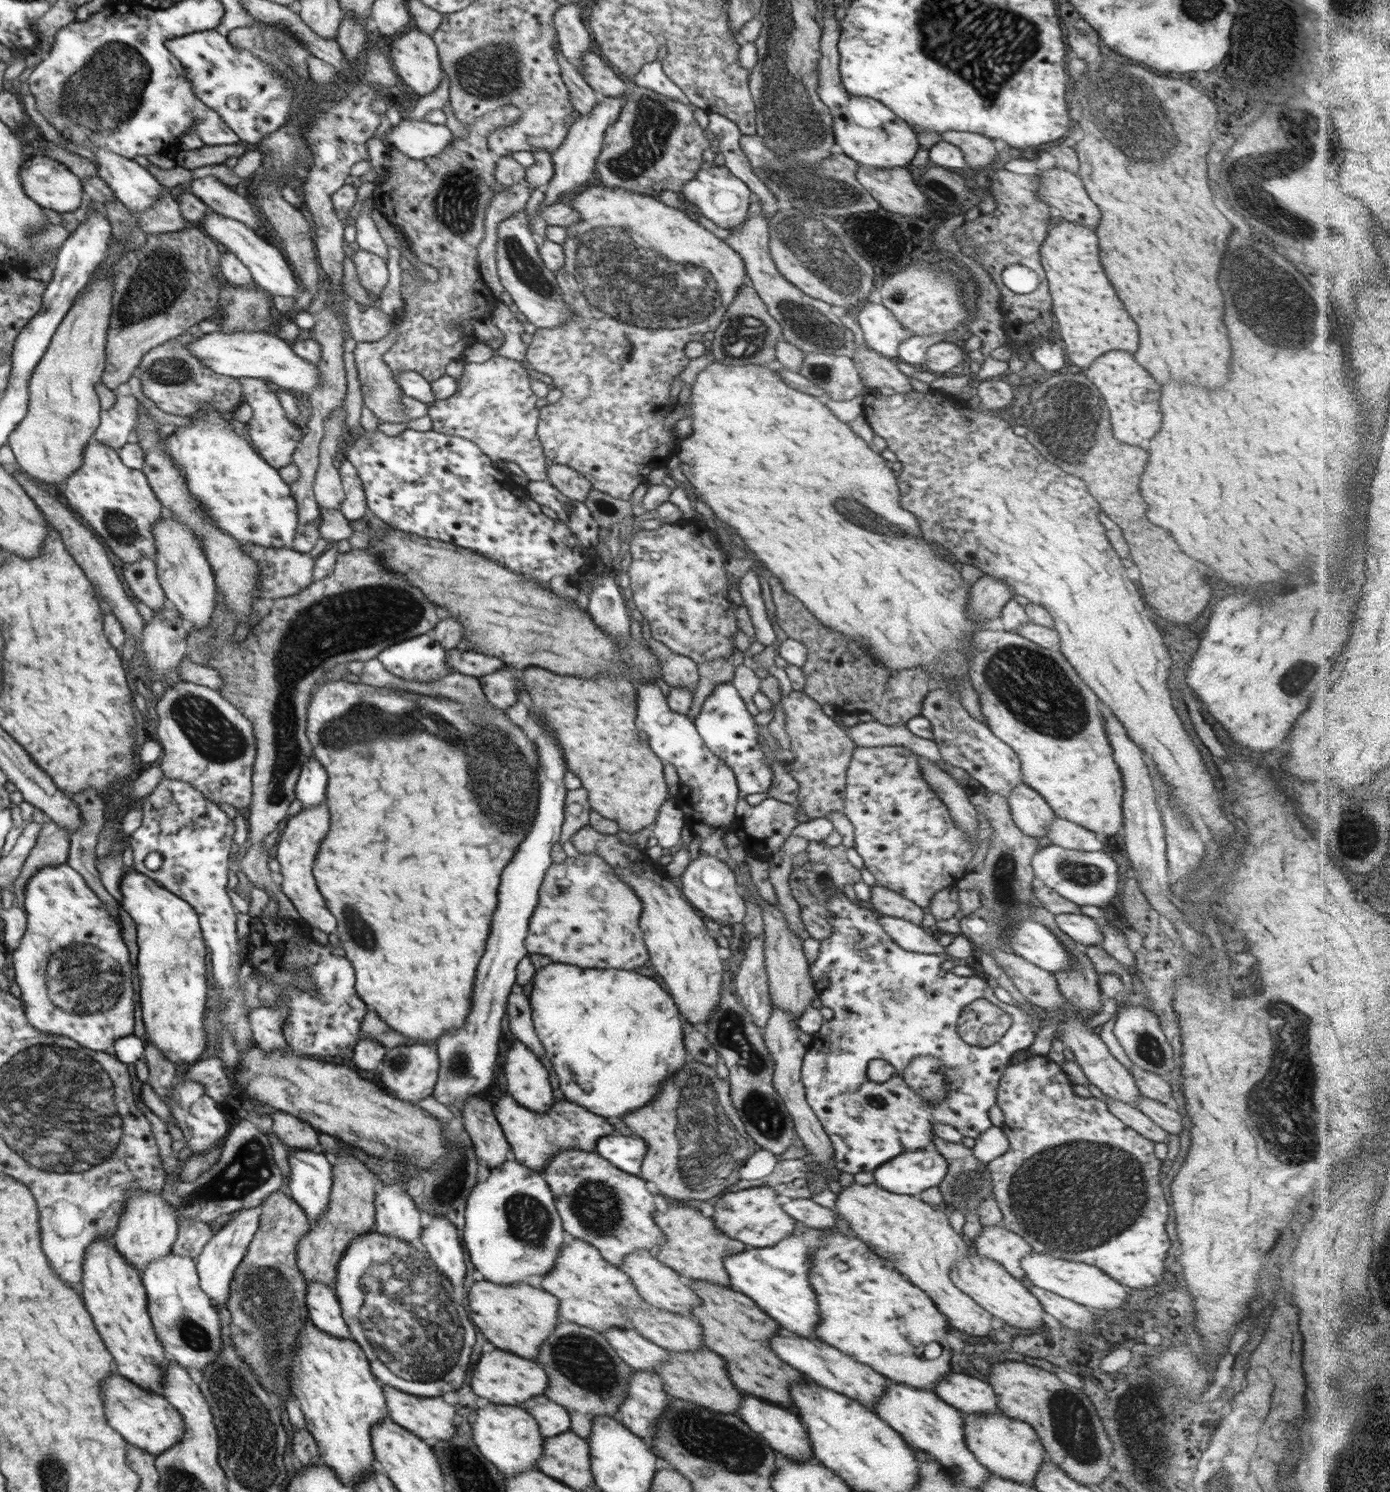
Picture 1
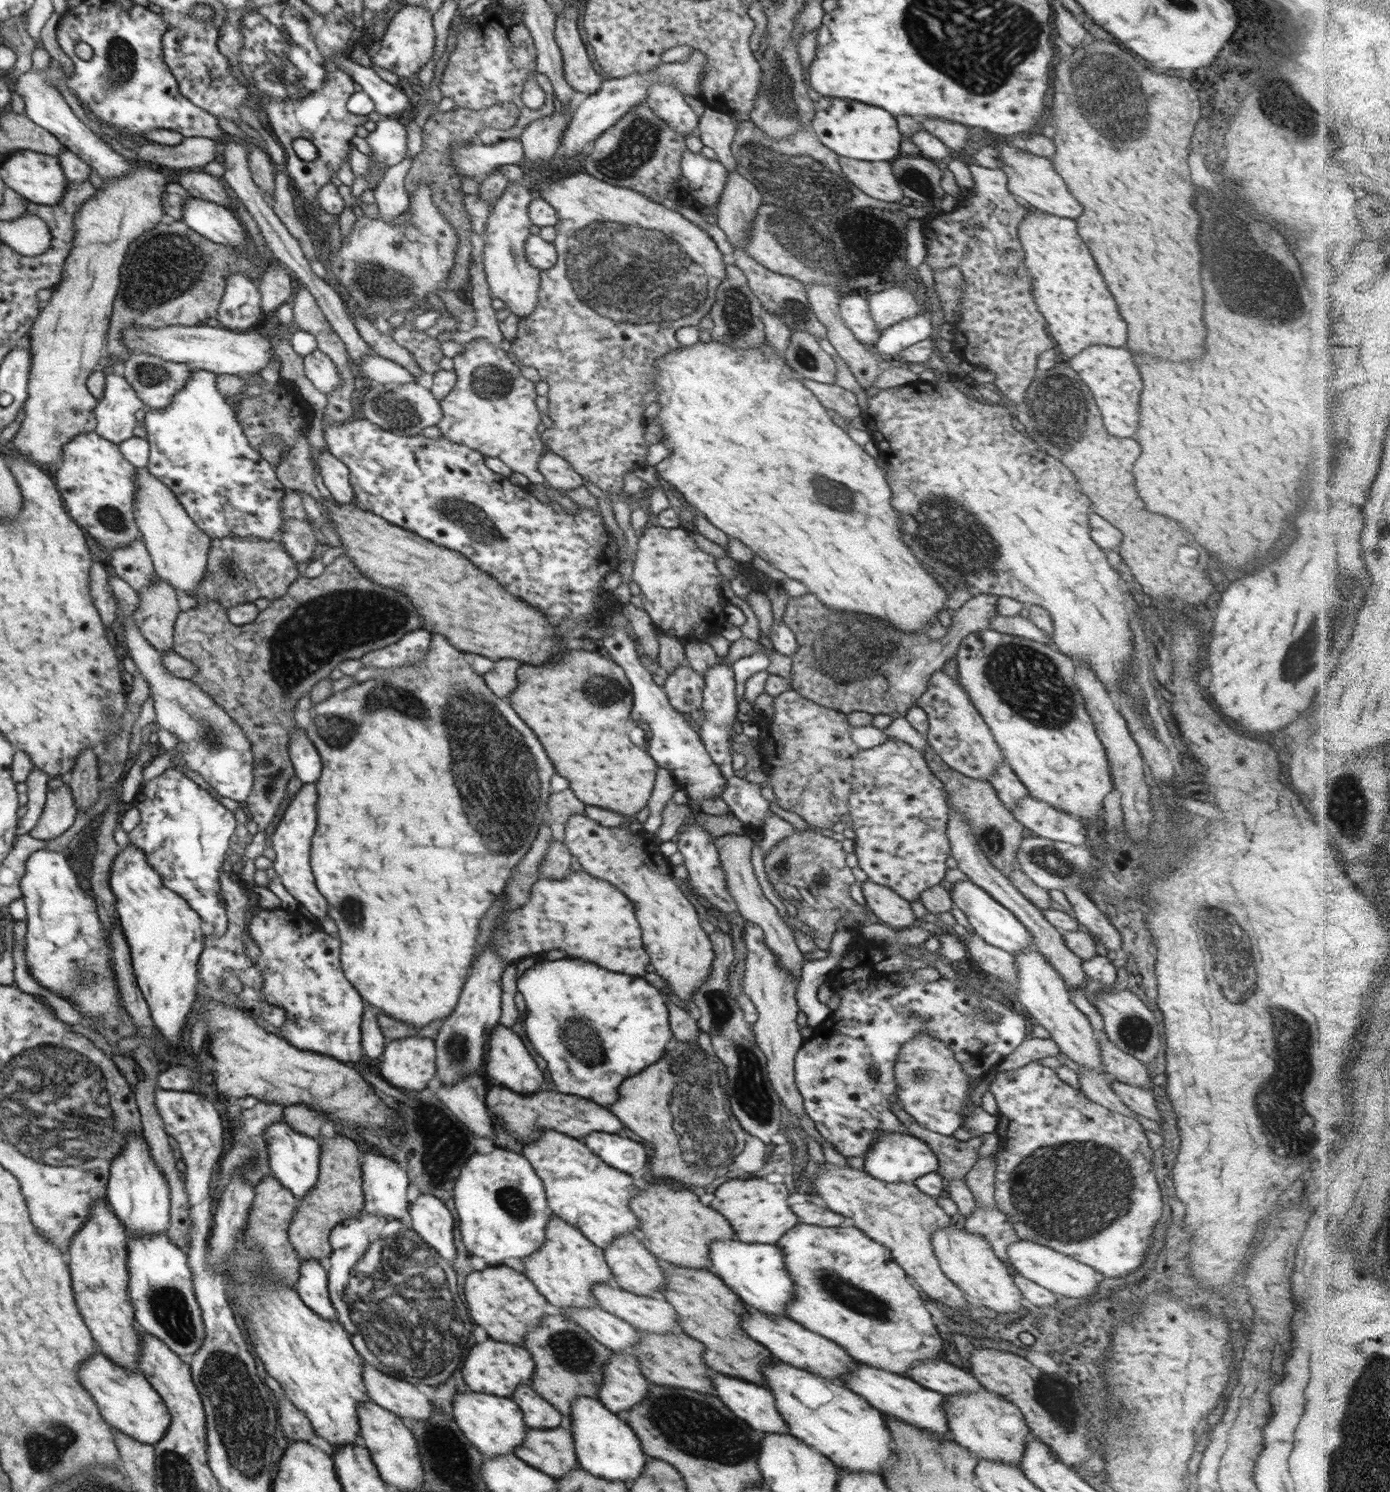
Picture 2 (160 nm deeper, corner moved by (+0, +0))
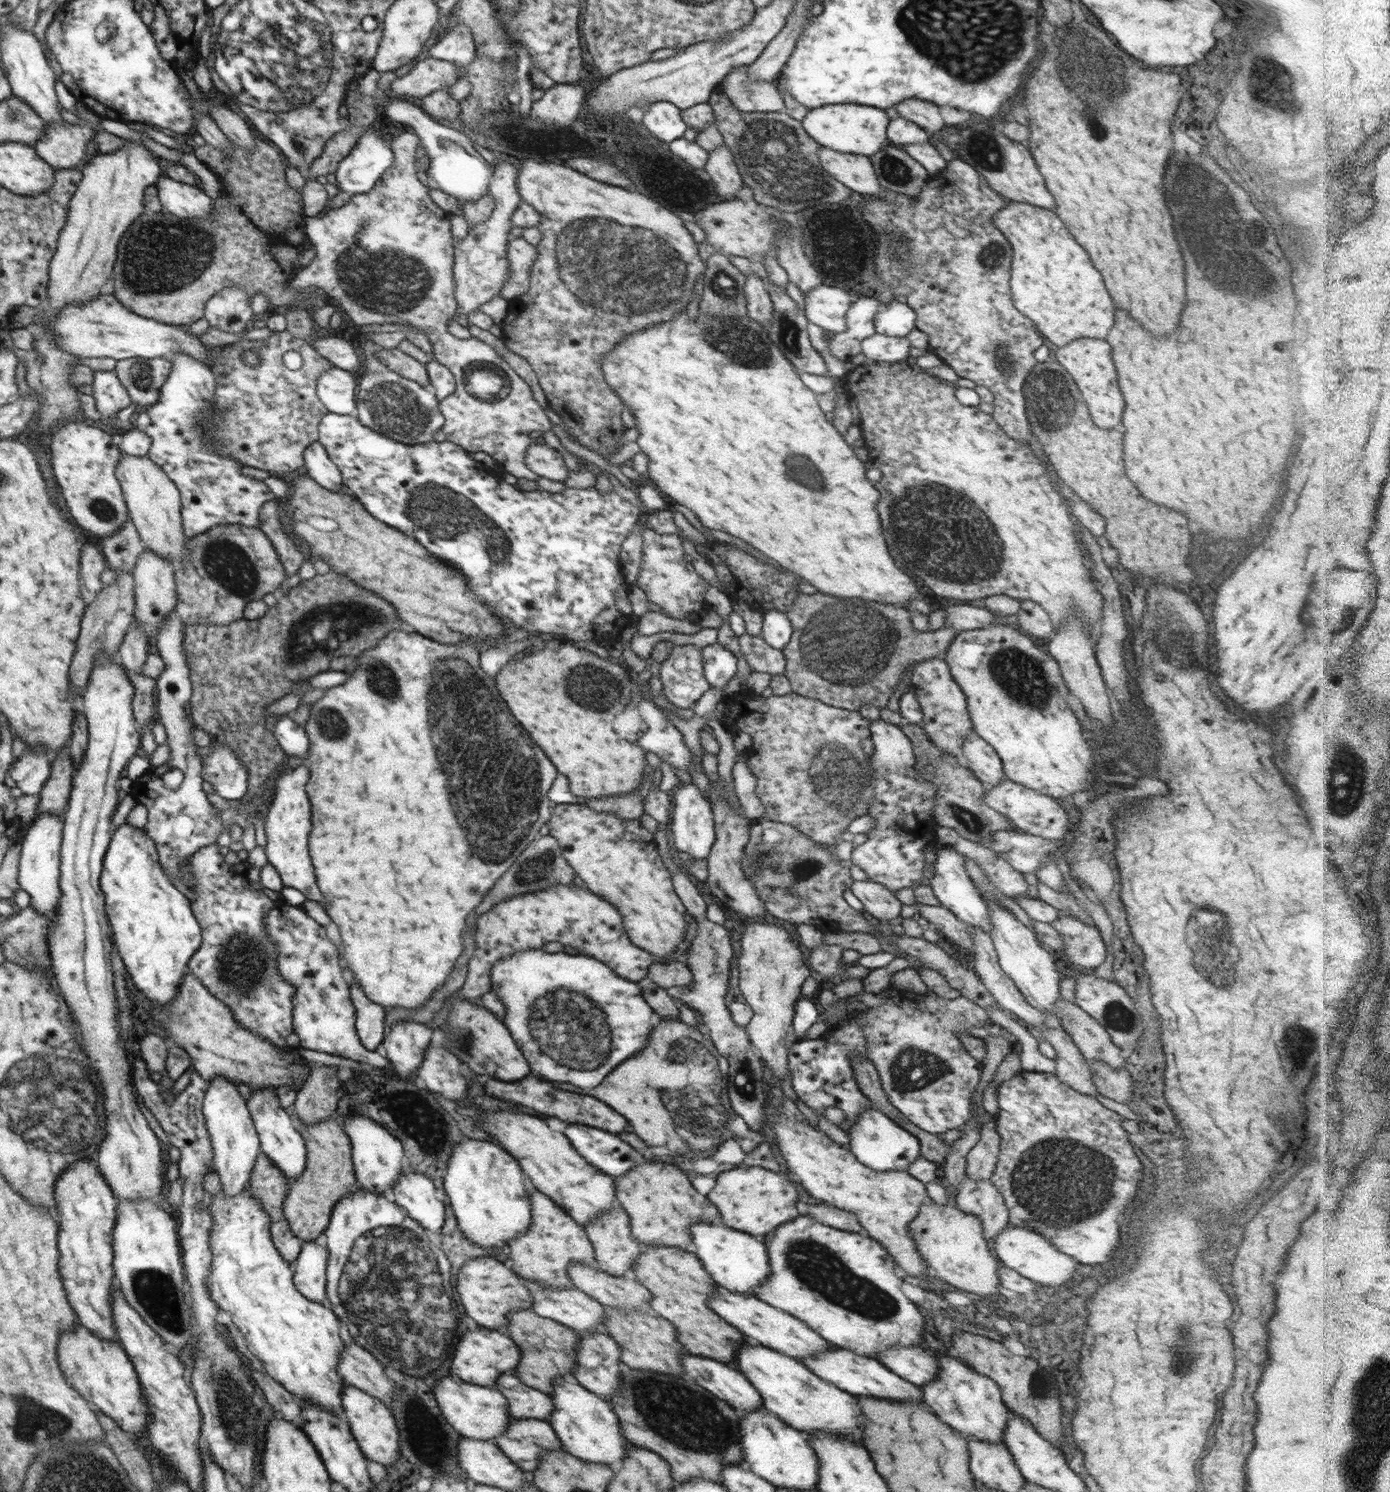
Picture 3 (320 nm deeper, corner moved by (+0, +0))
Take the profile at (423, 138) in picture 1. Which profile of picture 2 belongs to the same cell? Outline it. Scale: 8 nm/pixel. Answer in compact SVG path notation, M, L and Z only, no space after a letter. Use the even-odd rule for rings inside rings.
M384 117L371 124L365 140L372 148L372 155L369 156L369 171L365 177L356 176L351 184L351 192L357 197L369 189L370 179L377 174L377 168L394 166L407 157L407 127L398 117Z

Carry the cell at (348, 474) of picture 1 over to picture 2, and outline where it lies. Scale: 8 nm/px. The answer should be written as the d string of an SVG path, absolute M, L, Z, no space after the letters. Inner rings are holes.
M325 450L315 453L315 467L334 501L341 505L352 502L355 492L349 481L350 470L343 462Z

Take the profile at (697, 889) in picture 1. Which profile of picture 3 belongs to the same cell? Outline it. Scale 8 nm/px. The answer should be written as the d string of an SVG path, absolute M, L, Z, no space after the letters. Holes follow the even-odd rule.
M681 782L671 792L674 805L672 807L670 830L672 830L672 838L674 838L674 848L678 853L688 852L694 861L708 860L716 838L711 804L700 794L700 790L693 782Z

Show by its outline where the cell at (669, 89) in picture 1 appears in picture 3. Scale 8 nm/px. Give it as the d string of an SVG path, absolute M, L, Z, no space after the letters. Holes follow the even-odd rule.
M666 101L649 104L641 124L661 142L671 143L683 136L687 124L680 116L680 108Z

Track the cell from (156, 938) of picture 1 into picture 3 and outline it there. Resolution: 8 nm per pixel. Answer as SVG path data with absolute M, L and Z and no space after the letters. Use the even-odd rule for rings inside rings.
M126 822L112 831L104 855L99 885L105 896L105 913L109 920L113 944L124 963L135 987L145 994L152 1006L162 1008L170 1004L181 986L182 977L188 973L187 964L201 945L201 928L191 909L191 901L166 875L158 860L155 842L141 828Z

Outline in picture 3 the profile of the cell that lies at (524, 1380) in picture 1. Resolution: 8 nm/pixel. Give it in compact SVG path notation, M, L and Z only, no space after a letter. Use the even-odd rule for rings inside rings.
M478 1326L475 1330L467 1329L458 1340L450 1372L459 1376L464 1382L495 1388L497 1378L501 1374L512 1373L518 1366L521 1355L520 1349L508 1334Z

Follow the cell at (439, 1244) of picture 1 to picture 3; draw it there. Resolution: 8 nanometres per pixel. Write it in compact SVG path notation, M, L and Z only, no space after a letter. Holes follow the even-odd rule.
M413 1168L411 1172L402 1171L393 1184L392 1193L396 1205L404 1207L407 1216L416 1220L432 1235L441 1236L446 1207L431 1178Z

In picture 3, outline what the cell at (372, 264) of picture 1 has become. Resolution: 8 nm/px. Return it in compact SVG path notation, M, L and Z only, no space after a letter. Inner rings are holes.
M408 130L399 134L391 140L390 148L393 152L393 162L388 167L386 174L382 175L380 180L364 194L356 194L350 198L349 203L338 208L328 208L324 210L319 216L304 218L304 233L307 238L309 238L310 243L314 245L316 250L315 258L306 268L302 268L298 275L292 281L290 281L290 288L308 288L314 286L316 288L322 289L327 296L334 298L340 303L340 308L342 311L348 315L348 318L353 321L357 326L360 325L373 325L373 324L398 324L398 325L412 325L421 330L421 332L426 332L428 340L432 344L432 350L434 358L440 364L449 368L453 375L455 376L455 382L457 388L455 393L451 396L443 398L440 401L441 413L444 415L445 423L441 428L446 436L446 441L453 442L458 446L466 449L470 453L473 452L485 452L489 454L496 462L502 465L505 470L516 476L517 478L526 478L526 480L538 480L538 476L535 472L532 472L525 463L526 449L531 447L532 443L539 442L539 439L532 439L529 435L529 432L536 430L542 433L548 432L551 430L552 423L550 419L544 413L544 409L540 404L533 398L533 393L530 387L526 384L526 380L520 379L518 372L513 371L508 363L504 361L502 357L492 348L490 345L480 341L477 338L471 339L471 341L464 342L461 338L456 338L453 334L450 334L447 329L447 323L456 317L456 310L458 310L457 300L454 296L454 238L450 233L450 220L452 215L440 208L437 204L434 204L429 194L430 186L425 186L419 179L416 173L415 158L416 150L419 145L419 136Z

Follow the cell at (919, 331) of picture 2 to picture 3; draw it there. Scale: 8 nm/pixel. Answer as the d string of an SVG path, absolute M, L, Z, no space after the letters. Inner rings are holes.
M885 300L885 305L874 318L876 333L882 333L891 337L906 337L914 330L916 325L916 313L906 303Z

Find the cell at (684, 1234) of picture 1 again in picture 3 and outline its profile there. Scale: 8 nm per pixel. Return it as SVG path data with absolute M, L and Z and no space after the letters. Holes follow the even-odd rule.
M656 1159L644 1160L627 1172L626 1176L615 1177L616 1201L624 1208L634 1240L642 1246L666 1246L695 1253L692 1243L694 1224L716 1224L722 1218L710 1199L698 1193L682 1169L676 1165Z

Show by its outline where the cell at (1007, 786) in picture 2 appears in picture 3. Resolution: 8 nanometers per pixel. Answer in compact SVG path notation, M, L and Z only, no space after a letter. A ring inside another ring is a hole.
M970 734L962 748L961 762L972 771L985 786L999 785L1005 777L1002 761L996 752L976 734Z

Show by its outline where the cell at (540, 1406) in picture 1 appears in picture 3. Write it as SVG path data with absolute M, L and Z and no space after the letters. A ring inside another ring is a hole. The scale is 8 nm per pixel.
M512 1373L501 1374L494 1386L506 1397L512 1418L548 1421L553 1400L547 1394L526 1386Z

